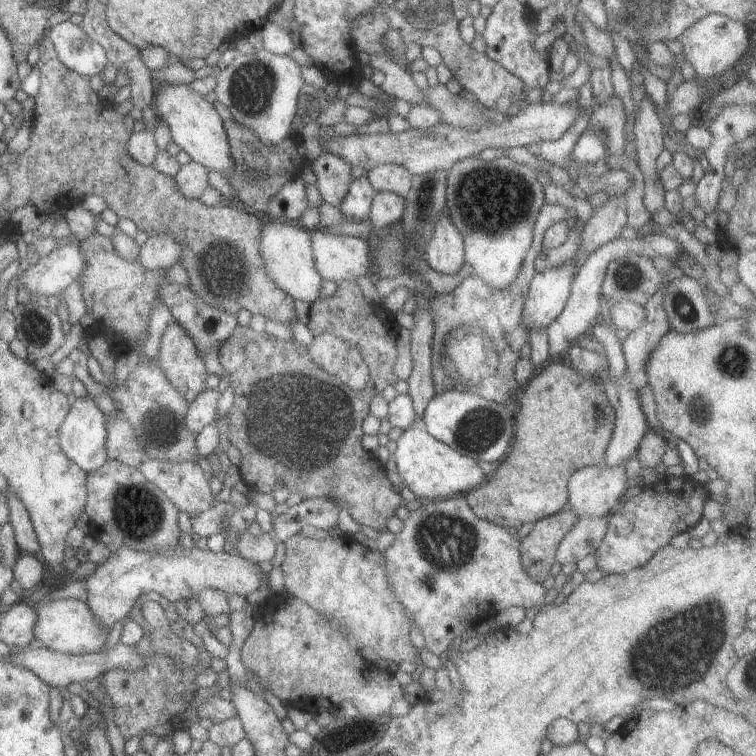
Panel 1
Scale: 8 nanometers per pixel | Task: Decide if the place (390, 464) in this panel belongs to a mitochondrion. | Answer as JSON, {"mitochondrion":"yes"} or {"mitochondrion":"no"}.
{"mitochondrion":"no"}

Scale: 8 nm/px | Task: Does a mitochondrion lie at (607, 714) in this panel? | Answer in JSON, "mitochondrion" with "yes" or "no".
{"mitochondrion":"no"}

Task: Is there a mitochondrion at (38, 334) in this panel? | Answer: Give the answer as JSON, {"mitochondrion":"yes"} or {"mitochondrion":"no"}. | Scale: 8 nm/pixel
{"mitochondrion":"yes"}

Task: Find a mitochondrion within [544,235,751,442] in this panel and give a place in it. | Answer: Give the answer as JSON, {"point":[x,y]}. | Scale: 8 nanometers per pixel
{"point":[701,412]}

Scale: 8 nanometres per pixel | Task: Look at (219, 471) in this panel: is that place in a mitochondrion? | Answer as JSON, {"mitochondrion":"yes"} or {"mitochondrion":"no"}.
{"mitochondrion":"no"}

